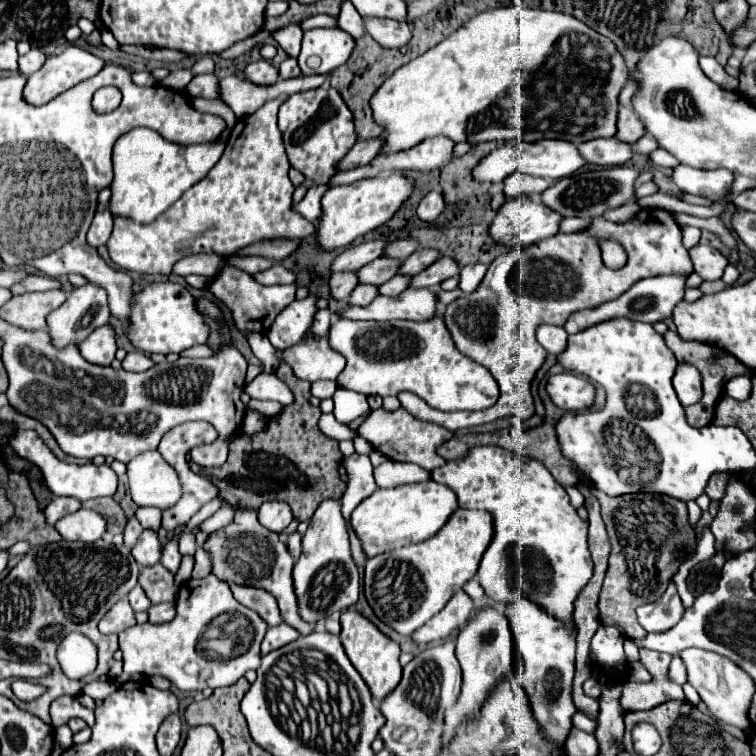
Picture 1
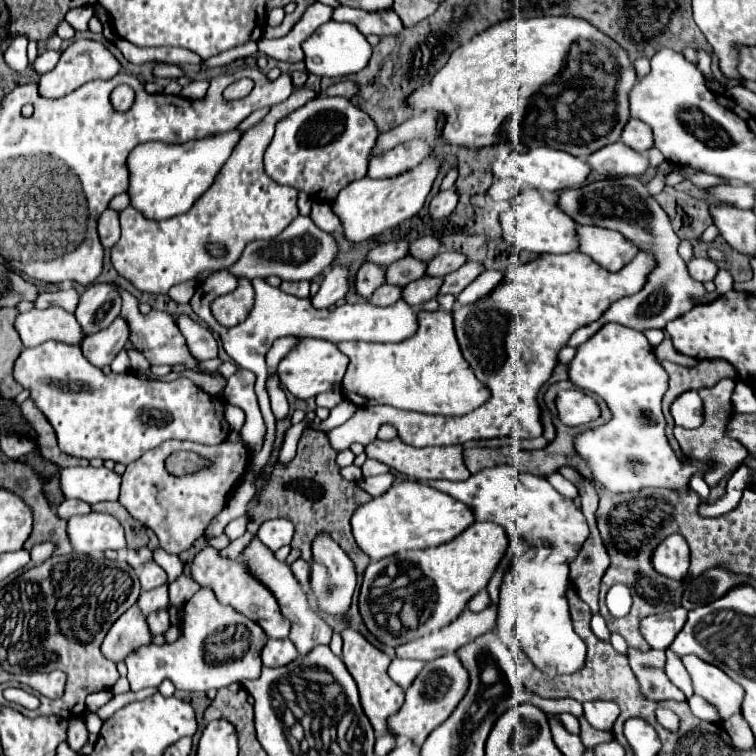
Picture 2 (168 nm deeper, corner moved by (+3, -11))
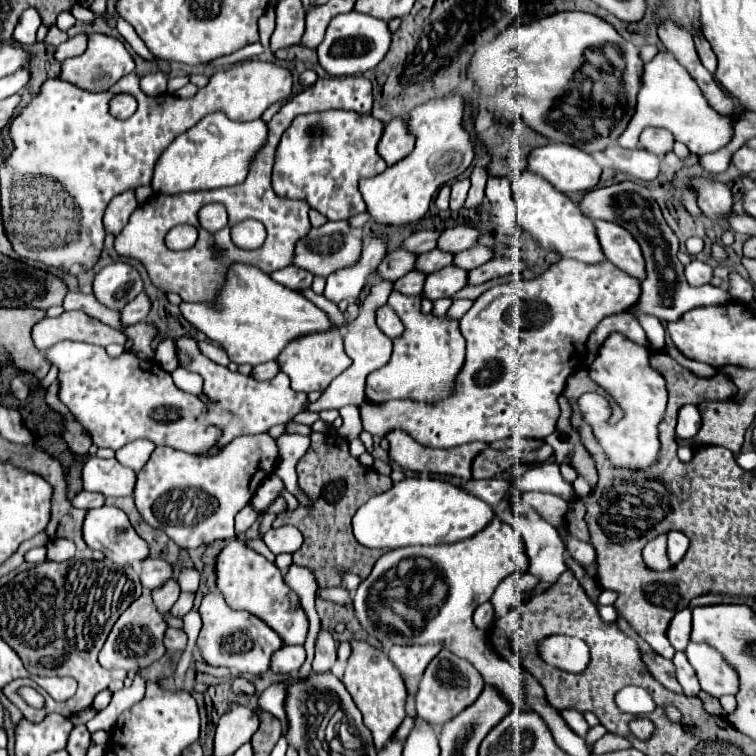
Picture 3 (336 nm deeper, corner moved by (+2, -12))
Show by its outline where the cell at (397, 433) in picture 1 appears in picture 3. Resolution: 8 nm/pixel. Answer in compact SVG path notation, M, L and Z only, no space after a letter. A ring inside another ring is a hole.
M394 430L386 434L386 440L390 442L390 460L396 462L402 470L412 470L412 472L430 472L430 474L452 474L470 480L472 478L472 460L486 450L488 446L484 442L470 442L464 446L448 448L448 450L434 450L428 446L418 444L412 436L408 436L404 430Z

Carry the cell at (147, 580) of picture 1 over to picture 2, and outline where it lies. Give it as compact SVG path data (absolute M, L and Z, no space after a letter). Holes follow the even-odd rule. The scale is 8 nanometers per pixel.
M159 609L147 615L147 625L153 633L165 633L169 629L169 609Z

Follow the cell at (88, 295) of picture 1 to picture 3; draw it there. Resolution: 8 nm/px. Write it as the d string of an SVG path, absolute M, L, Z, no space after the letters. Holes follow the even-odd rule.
M122 260L104 266L94 278L94 296L114 310L122 310L142 290L142 276L132 264Z

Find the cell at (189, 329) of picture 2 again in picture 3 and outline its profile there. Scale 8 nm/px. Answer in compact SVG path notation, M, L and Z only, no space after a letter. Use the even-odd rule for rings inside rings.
M200 342L200 348L202 348L202 350L206 352L206 356L208 356L210 360L214 360L216 364L222 364L222 366L228 366L228 364L230 364L230 358L228 358L228 354L226 354L224 348L220 348L220 346L212 344L212 342Z

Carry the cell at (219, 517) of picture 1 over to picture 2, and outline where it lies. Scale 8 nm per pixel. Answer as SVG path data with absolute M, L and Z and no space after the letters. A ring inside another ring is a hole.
M243 515L243 517L239 517L239 519L233 519L233 521L227 523L227 527L225 527L225 535L227 535L229 539L237 539L237 537L241 537L241 535L245 533L245 525L247 525L247 515Z

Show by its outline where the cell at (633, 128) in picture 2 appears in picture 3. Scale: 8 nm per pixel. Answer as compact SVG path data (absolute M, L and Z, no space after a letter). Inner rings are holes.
M646 128L640 134L640 146L644 146L646 150L650 150L662 158L664 154L668 154L672 150L674 136L664 128Z

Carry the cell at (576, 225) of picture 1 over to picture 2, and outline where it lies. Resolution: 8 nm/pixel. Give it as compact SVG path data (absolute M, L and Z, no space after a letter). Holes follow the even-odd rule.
M577 227L579 251L595 259L607 271L619 271L633 259L637 253L637 245L629 241L625 235L617 231L609 231L603 227Z

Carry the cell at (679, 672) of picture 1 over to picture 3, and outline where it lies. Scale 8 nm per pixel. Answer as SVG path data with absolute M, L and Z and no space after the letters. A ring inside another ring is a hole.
M676 652L676 656L674 656L672 662L676 664L676 678L678 678L678 682L682 684L684 694L686 694L686 696L698 696L700 684L698 684L696 672L694 672L694 668L690 666L686 654L684 654L684 652Z

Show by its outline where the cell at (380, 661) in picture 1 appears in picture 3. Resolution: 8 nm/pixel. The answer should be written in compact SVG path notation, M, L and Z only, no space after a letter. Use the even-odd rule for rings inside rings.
M352 642L352 656L348 658L348 666L344 672L344 686L350 692L354 704L360 708L364 716L364 724L372 732L374 746L378 750L384 748L384 744L394 736L402 720L406 718L406 700L408 690L404 684L404 678L400 676L398 668L388 660L388 656L382 650L372 648L368 642Z

